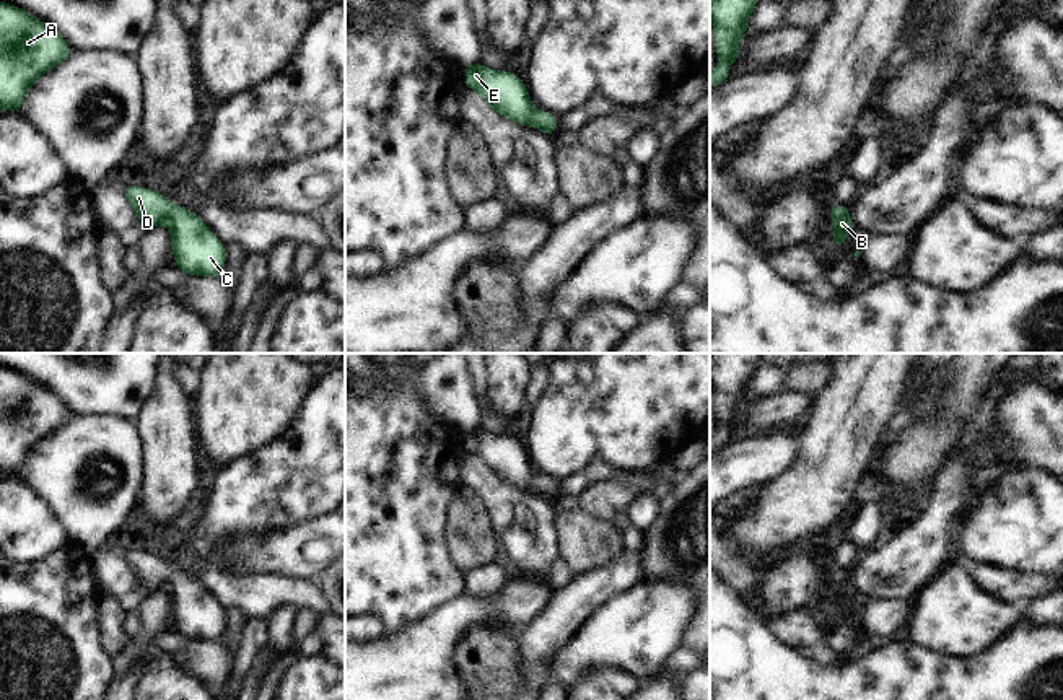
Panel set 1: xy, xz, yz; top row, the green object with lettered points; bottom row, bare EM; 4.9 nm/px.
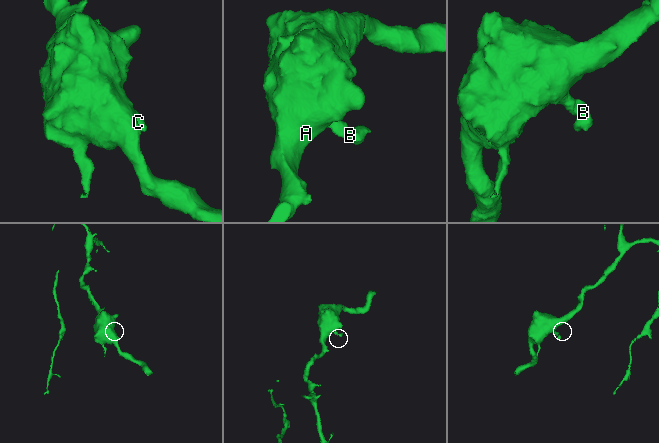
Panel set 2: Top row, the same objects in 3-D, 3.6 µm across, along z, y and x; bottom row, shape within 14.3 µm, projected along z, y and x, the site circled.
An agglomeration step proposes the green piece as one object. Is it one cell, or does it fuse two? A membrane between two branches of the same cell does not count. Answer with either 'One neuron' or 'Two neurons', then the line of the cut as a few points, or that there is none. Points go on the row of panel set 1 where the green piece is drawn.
One neuron. No split.

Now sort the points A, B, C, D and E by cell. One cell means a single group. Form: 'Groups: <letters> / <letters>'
Groups: A B C D E.

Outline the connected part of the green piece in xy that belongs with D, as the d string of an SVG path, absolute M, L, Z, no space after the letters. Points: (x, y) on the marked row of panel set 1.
M124 186L120 190L147 231L158 225L169 228L174 264L184 275L221 277L226 264L225 244L197 213L148 187Z

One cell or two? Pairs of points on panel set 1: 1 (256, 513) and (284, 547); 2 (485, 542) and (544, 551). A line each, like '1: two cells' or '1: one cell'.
1: two cells
2: two cells

